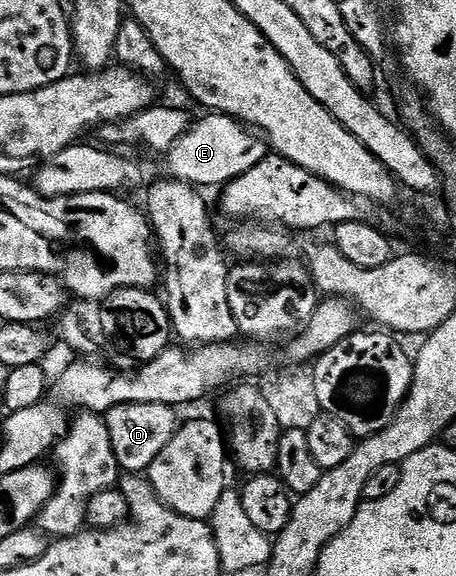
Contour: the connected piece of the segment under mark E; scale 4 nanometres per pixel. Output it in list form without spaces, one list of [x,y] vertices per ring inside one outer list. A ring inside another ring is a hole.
[[[208,114],[205,117],[205,120],[200,120],[197,124],[195,121],[187,134],[167,152],[167,175],[171,179],[191,184],[200,190],[212,188],[215,184],[223,186],[246,174],[246,170],[258,166],[258,162],[262,162],[269,155],[267,143],[239,120],[219,114]]]

